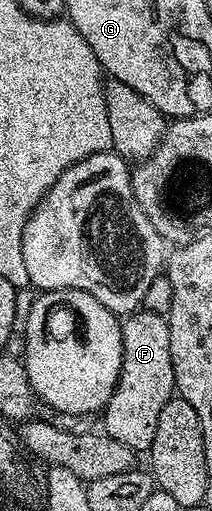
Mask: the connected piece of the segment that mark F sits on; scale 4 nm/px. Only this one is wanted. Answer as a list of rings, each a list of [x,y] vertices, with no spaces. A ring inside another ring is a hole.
[[[141,308],[123,319],[120,331],[122,368],[118,384],[102,411],[102,430],[114,440],[126,444],[126,448],[148,452],[154,444],[154,432],[158,432],[158,415],[173,398],[176,389],[174,364],[170,360],[168,319],[165,315]]]

